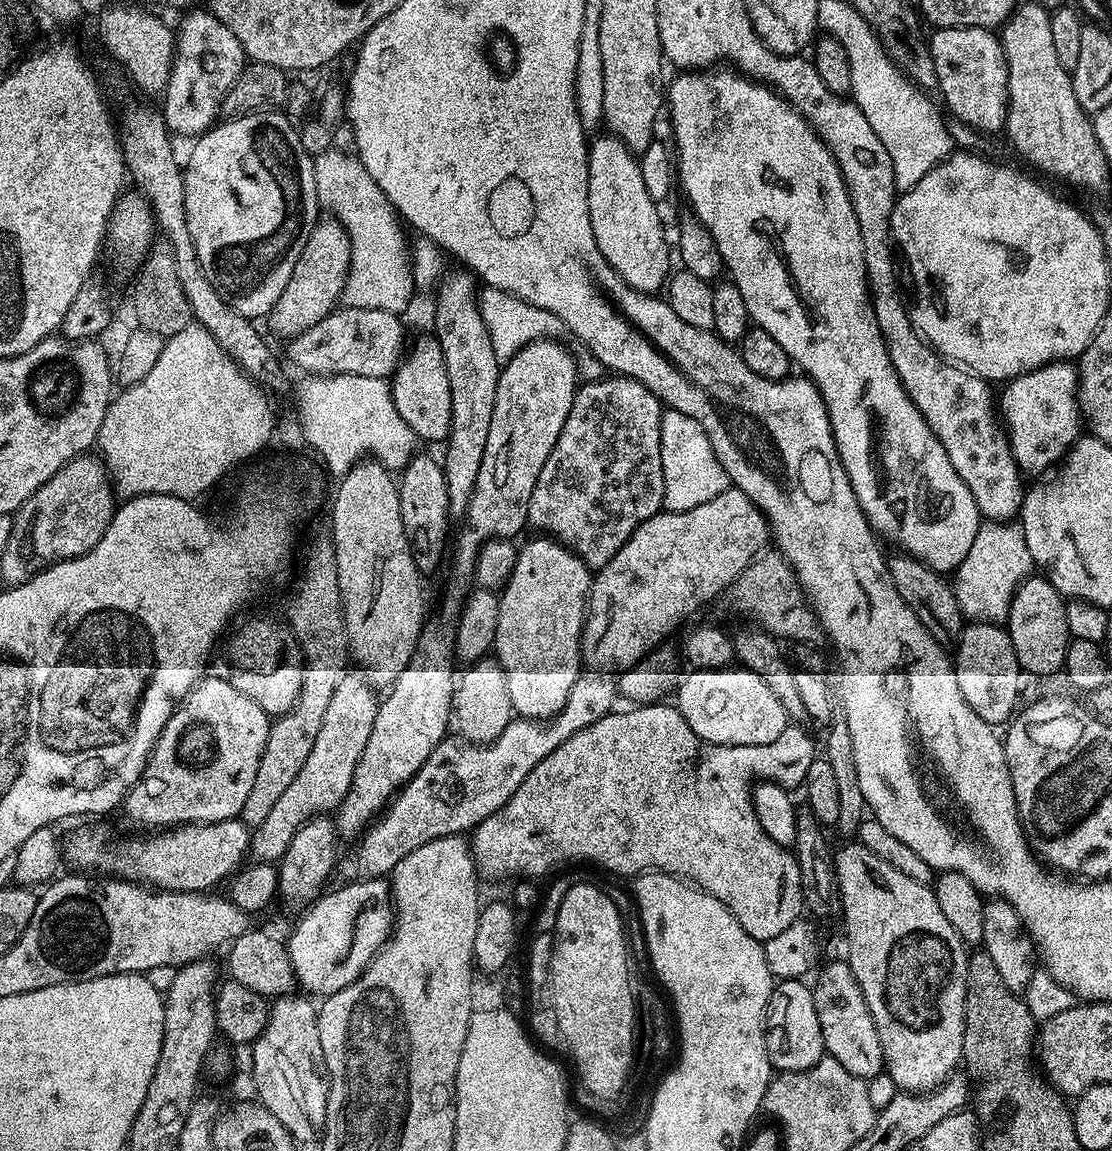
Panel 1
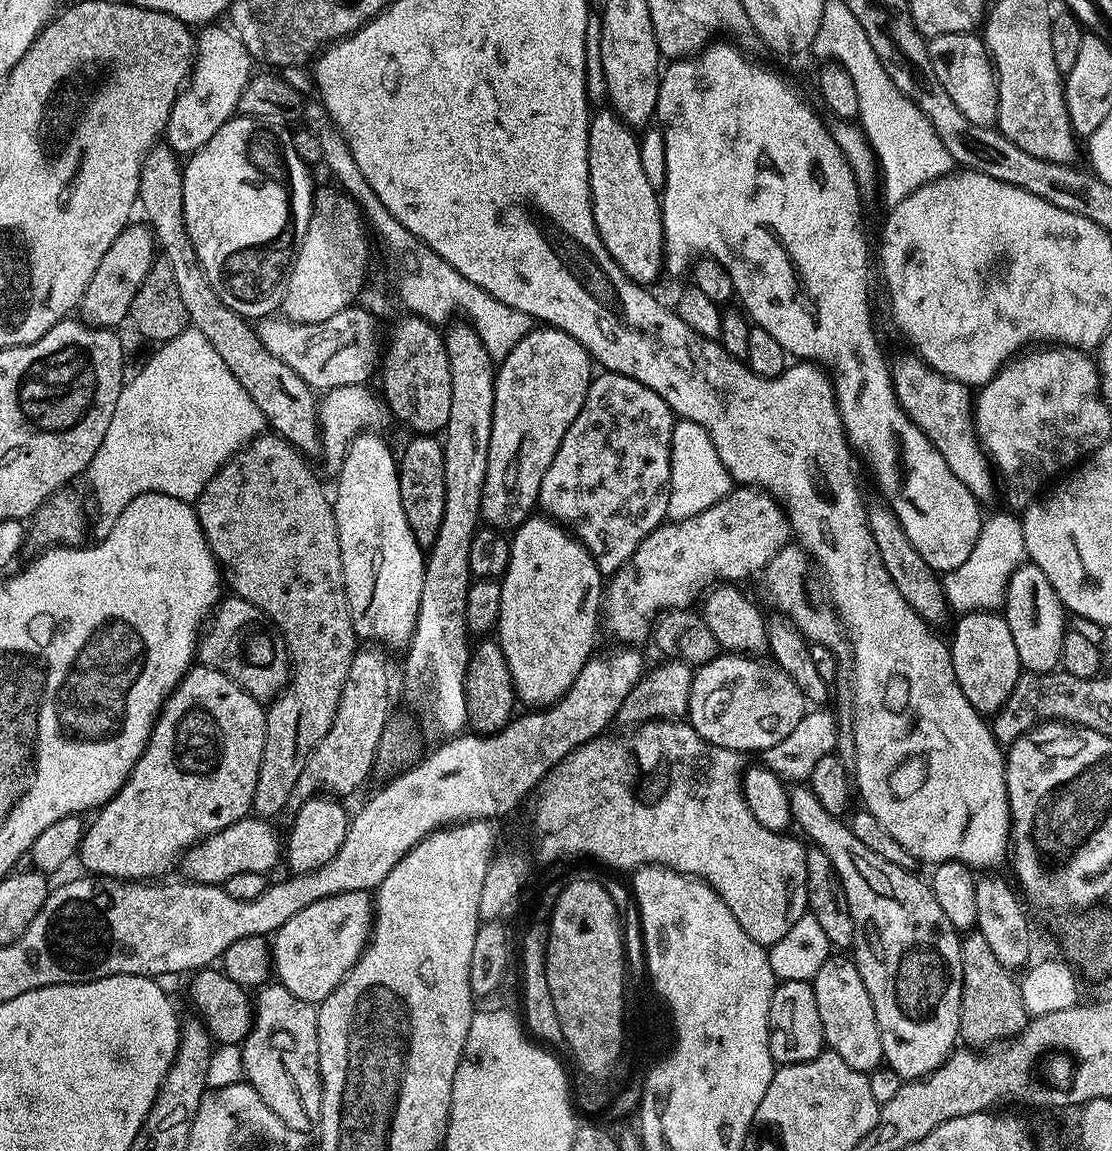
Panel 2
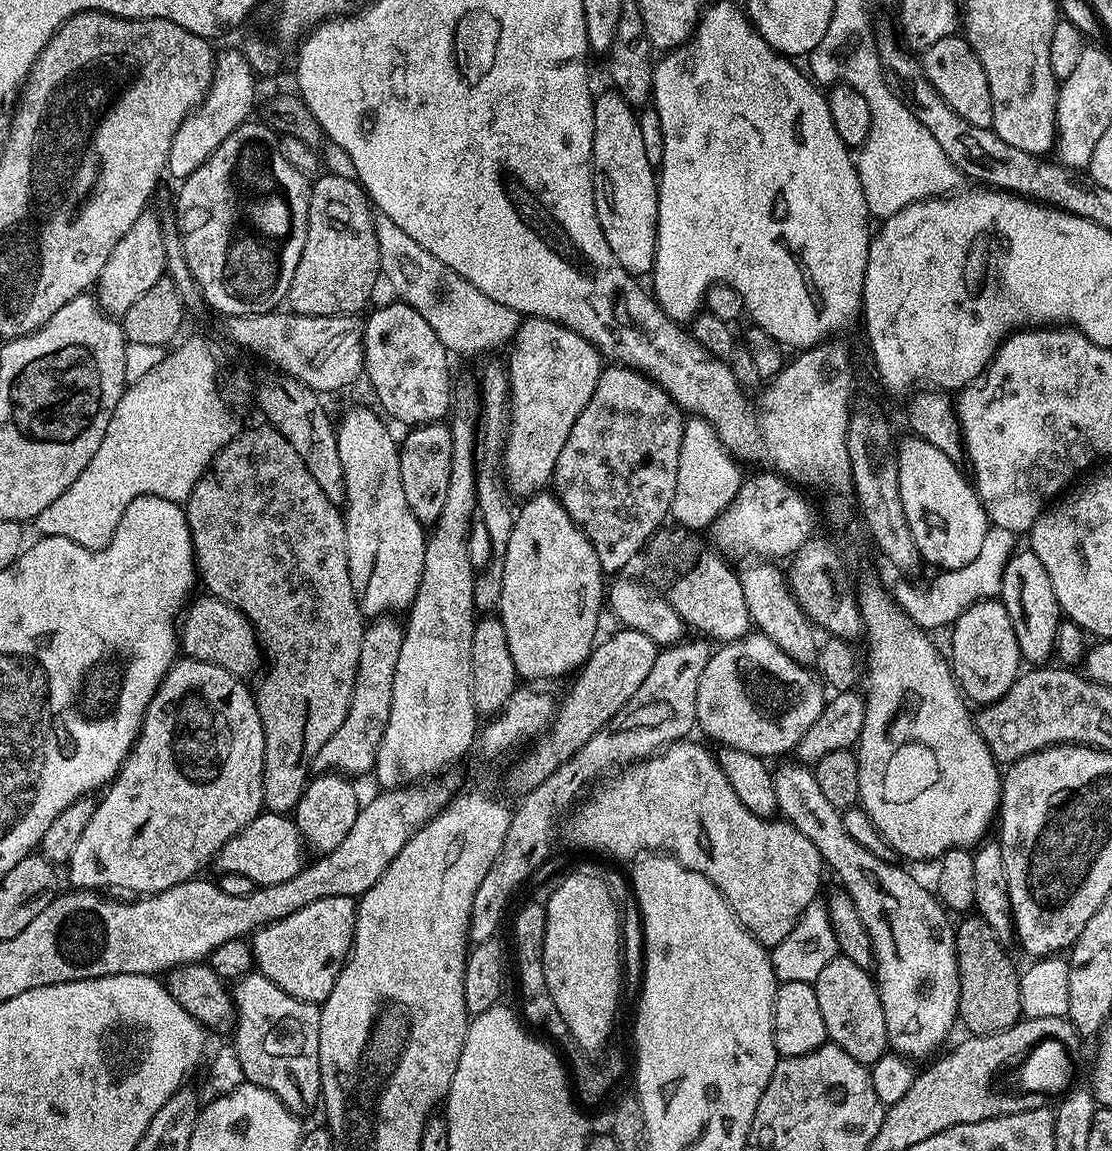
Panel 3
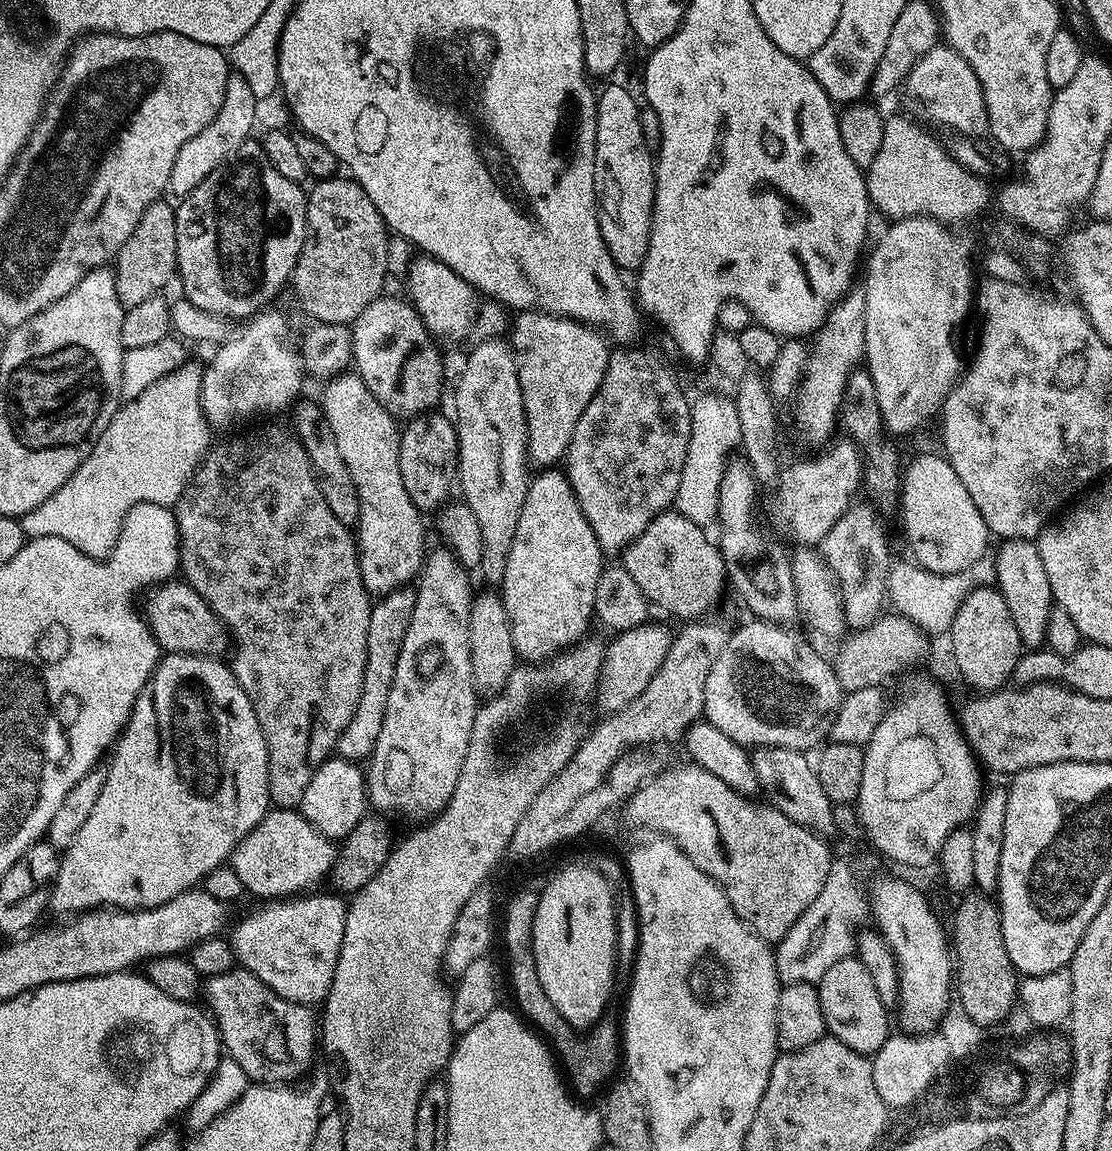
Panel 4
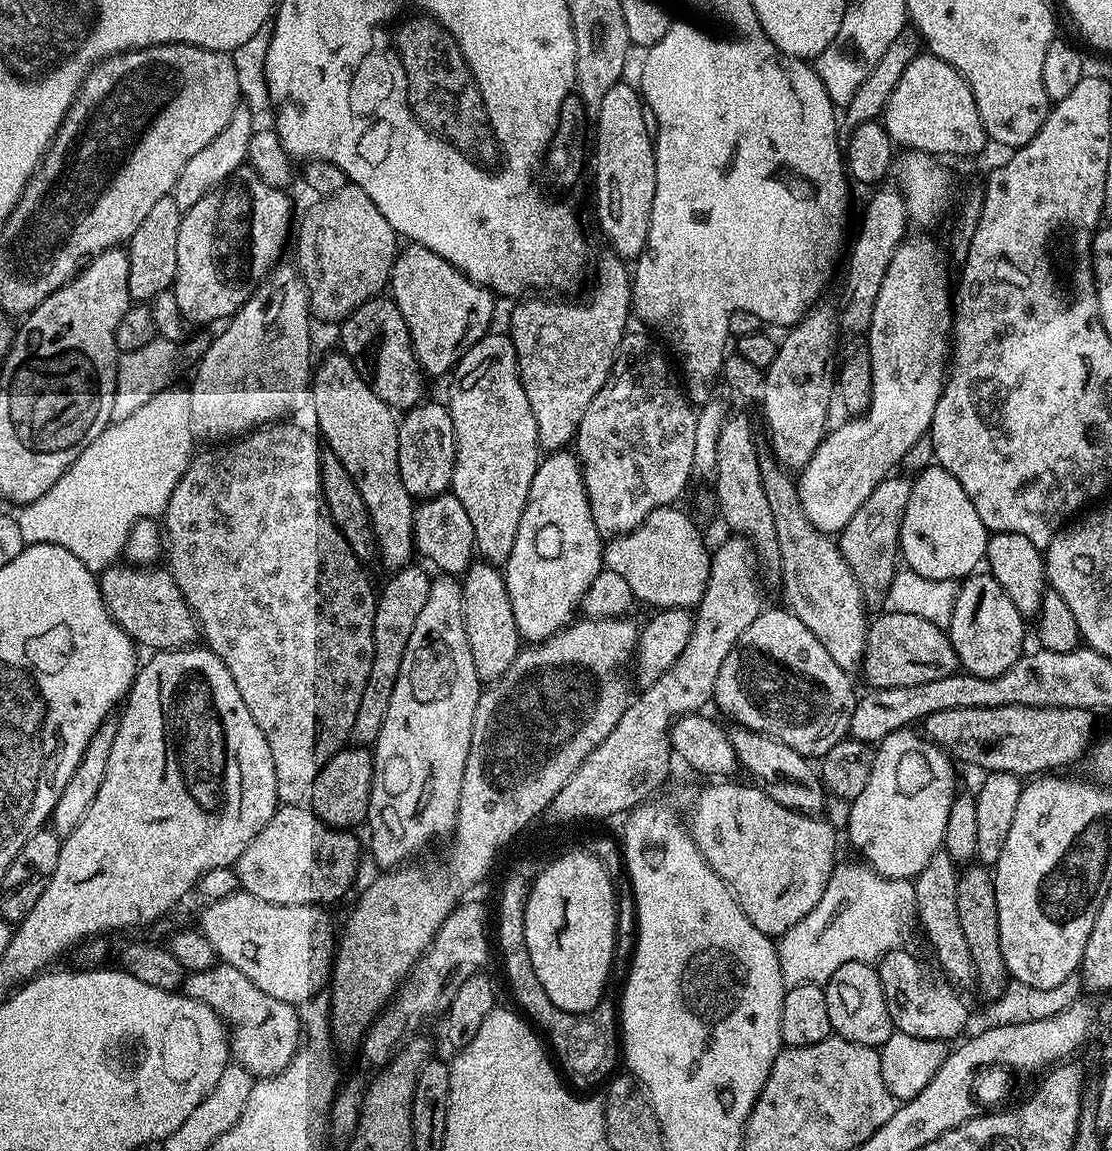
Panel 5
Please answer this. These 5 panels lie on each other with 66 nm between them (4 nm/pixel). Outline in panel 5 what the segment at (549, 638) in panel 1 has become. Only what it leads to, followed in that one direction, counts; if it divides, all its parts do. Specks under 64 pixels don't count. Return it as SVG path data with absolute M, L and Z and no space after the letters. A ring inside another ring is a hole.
M575 451L547 453L536 467L534 482L530 482L526 510L522 510L522 522L518 522L518 534L514 538L514 550L510 550L510 558L502 566L506 590L510 594L510 610L514 610L521 641L545 640L577 619L590 582L594 582L602 570L603 554L604 544L590 514L590 502Z

